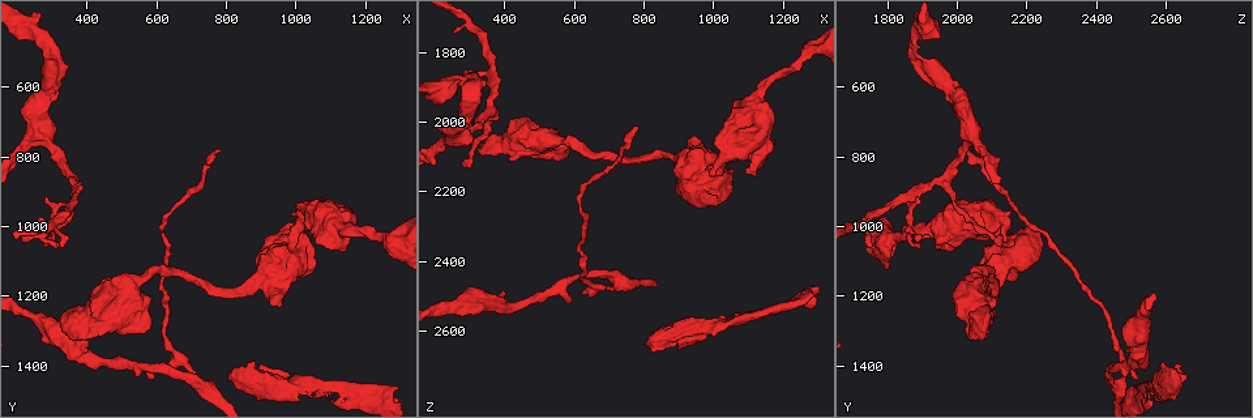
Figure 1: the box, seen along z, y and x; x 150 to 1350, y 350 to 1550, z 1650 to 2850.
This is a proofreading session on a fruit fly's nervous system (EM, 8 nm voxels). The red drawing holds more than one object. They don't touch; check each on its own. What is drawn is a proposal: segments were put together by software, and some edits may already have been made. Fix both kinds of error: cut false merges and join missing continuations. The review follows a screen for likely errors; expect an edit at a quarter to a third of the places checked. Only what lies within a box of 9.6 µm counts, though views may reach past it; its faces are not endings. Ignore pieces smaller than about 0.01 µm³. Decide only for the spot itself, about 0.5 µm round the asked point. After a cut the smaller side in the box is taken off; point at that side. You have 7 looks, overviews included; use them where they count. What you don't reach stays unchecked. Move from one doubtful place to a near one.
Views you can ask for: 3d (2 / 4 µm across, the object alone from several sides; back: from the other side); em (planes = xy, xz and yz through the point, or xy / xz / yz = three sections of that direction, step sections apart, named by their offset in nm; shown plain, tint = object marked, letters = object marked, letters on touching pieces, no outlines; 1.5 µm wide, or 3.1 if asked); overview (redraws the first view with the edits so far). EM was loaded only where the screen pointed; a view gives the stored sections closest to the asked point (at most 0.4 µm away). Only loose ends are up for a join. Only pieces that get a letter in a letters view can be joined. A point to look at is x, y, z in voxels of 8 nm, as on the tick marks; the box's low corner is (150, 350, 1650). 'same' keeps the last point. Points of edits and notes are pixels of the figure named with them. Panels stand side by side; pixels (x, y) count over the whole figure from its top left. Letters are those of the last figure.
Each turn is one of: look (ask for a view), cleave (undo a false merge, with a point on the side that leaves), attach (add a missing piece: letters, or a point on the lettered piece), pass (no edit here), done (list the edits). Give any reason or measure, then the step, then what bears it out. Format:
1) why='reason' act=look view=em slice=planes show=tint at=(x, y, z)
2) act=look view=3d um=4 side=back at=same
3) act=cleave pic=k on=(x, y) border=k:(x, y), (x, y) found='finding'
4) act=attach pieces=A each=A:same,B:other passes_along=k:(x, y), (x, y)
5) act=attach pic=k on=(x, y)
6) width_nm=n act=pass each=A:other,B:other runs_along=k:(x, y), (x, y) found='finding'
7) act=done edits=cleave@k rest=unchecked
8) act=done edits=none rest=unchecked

why='tapers out' act=look view=em slice=planes show=letters at=(280, 1060, 2130)

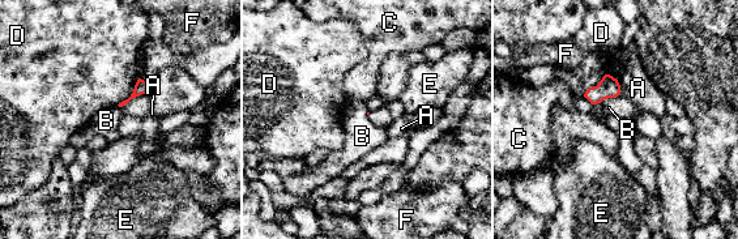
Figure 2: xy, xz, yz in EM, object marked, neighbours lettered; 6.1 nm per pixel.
act=pass each=A:other,B:other,C:other,D:other,E:other,F:other border=2:(145, 93), (118, 106) found='none of them fits'

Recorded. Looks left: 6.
why='tapers out' act=look view=em slice=xy step=8 show=letters at=(330, 1070, 1740)

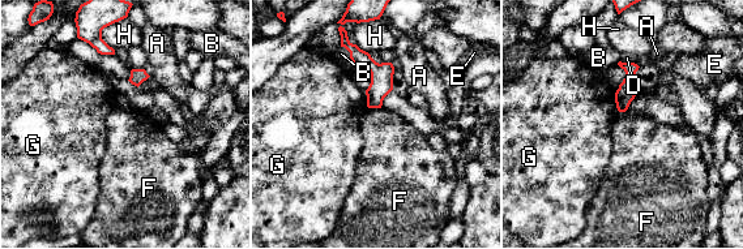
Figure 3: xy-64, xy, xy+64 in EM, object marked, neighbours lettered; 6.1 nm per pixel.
act=look view=em slice=yz step=8 show=letters at=same

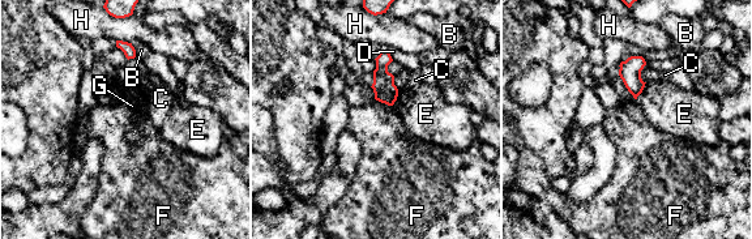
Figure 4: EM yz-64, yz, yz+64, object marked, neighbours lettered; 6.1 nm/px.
act=pass each=B:other,C:other,D:other,E:other,F:other,G:other,H:other found='none of them fits'

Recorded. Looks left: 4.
why='abrupt turn' act=look view=3d um=4 at=(720, 1450, 2460)

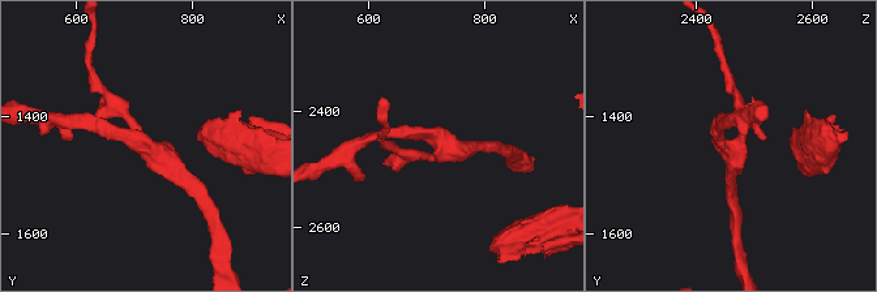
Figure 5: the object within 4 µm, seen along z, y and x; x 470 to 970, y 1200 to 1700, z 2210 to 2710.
arms=3 arm_widths_nm=170,170,190 act=look view=em slice=xz step=8 show=letters at=(725, 1455, 2455)

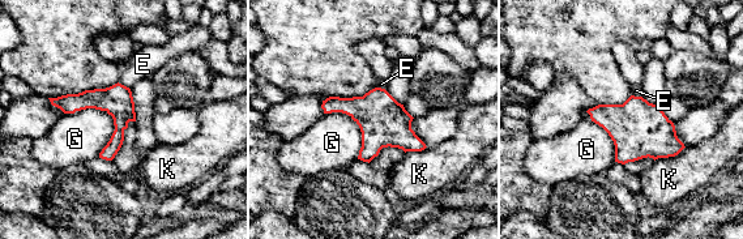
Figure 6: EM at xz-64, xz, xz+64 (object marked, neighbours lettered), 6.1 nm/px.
longest_contact=G:340nm act=pass each=E:other,G:other,K:other border=6:(64, 112), (111, 116), (99, 156) found='all the same neuron'

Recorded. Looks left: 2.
act=done edits=none rest=unchecked

